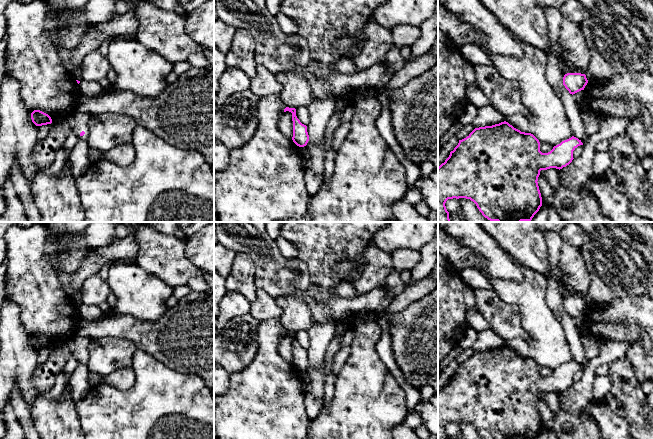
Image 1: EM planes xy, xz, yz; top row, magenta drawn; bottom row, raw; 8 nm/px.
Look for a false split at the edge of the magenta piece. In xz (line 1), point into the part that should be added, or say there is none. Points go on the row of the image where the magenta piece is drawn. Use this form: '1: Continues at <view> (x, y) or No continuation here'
1: No continuation here

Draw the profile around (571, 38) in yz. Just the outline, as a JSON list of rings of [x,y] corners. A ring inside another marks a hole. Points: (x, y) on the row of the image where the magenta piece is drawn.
[[[570,19],[561,22],[558,45],[566,52],[565,59],[559,62],[561,70],[567,73],[585,74],[589,66],[591,53],[581,26]]]

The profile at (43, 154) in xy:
[[[66,119],[52,121],[47,137],[37,141],[31,154],[31,160],[39,170],[45,169],[53,163],[56,151],[62,147],[71,130]]]

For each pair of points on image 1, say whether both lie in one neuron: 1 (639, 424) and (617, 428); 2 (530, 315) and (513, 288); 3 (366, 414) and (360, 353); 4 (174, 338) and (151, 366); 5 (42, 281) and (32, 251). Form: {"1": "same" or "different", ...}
{"1": "different", "2": "same", "3": "same", "4": "different", "5": "same"}

